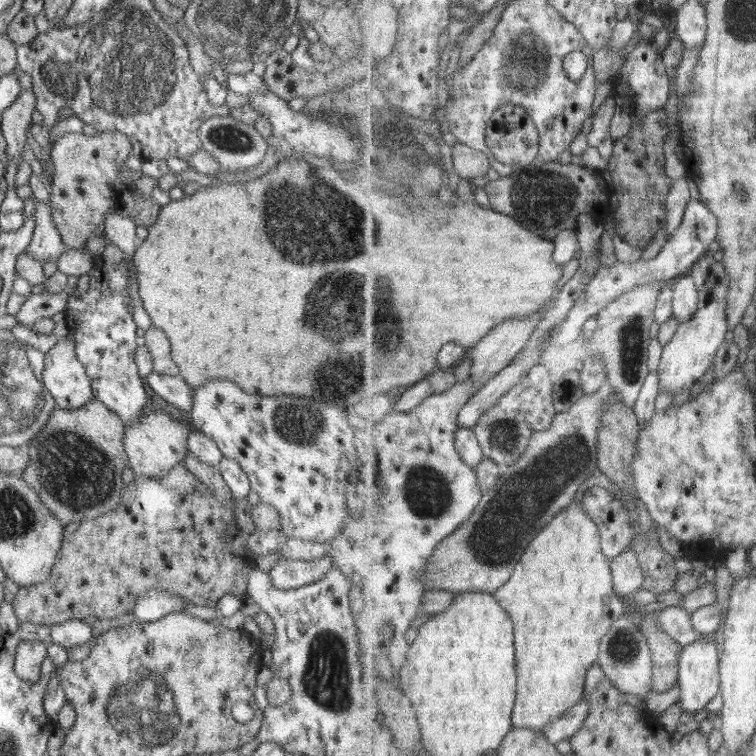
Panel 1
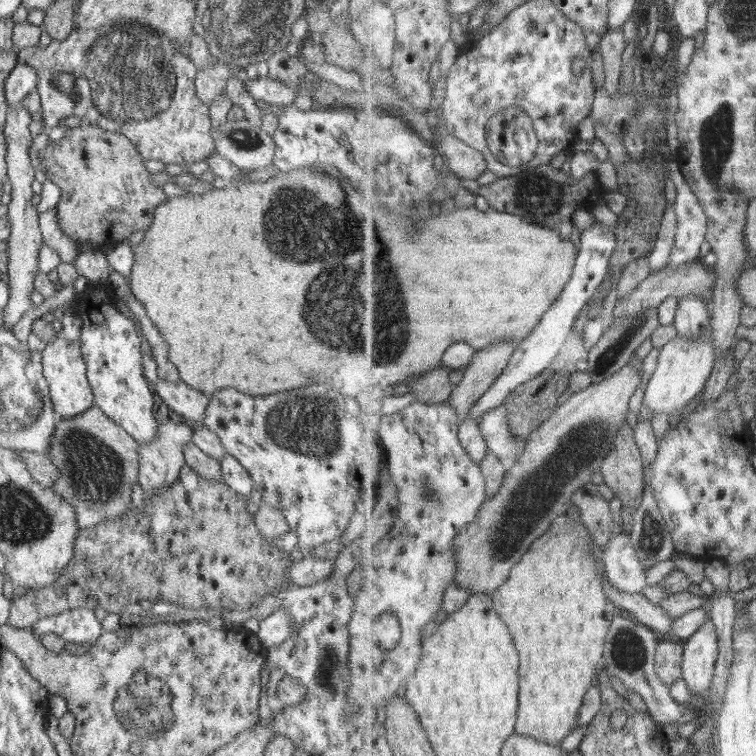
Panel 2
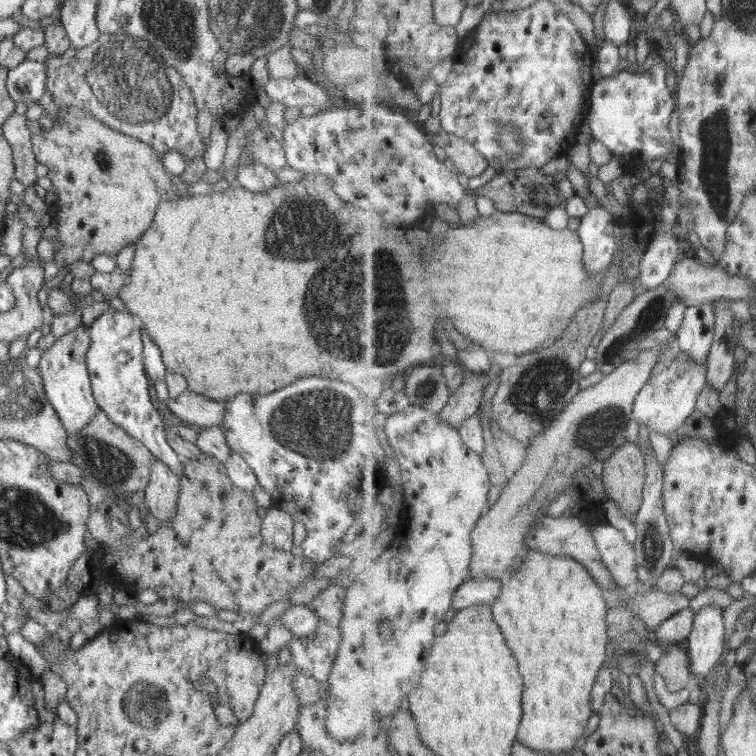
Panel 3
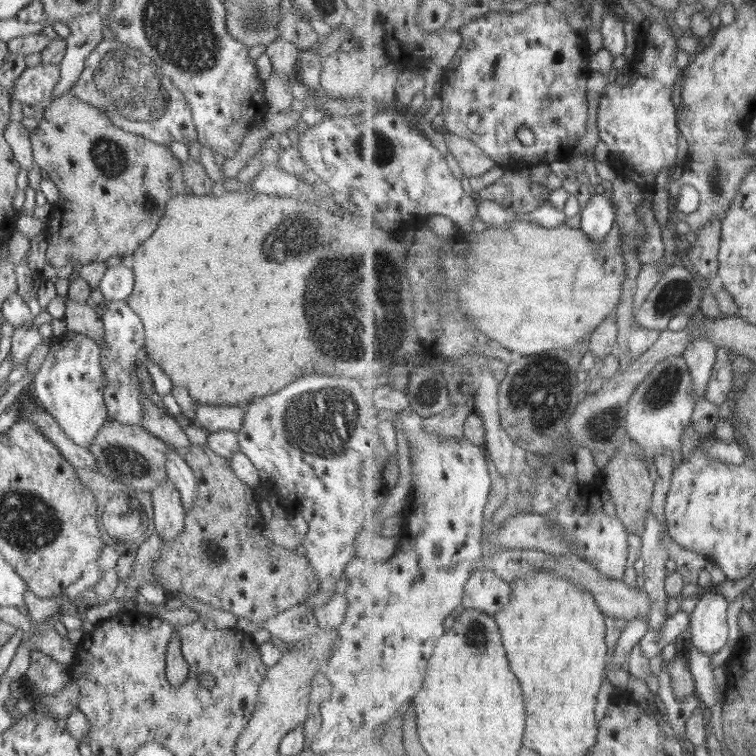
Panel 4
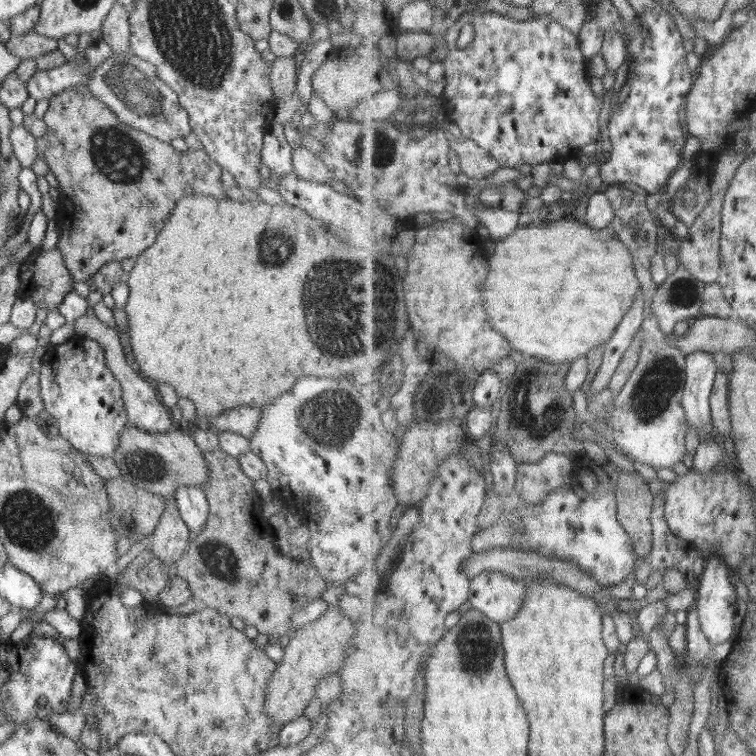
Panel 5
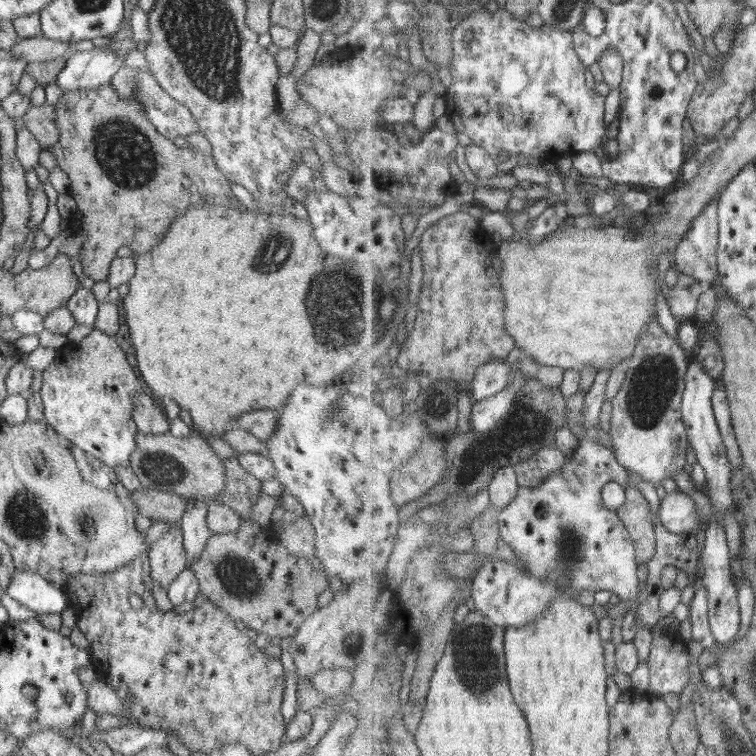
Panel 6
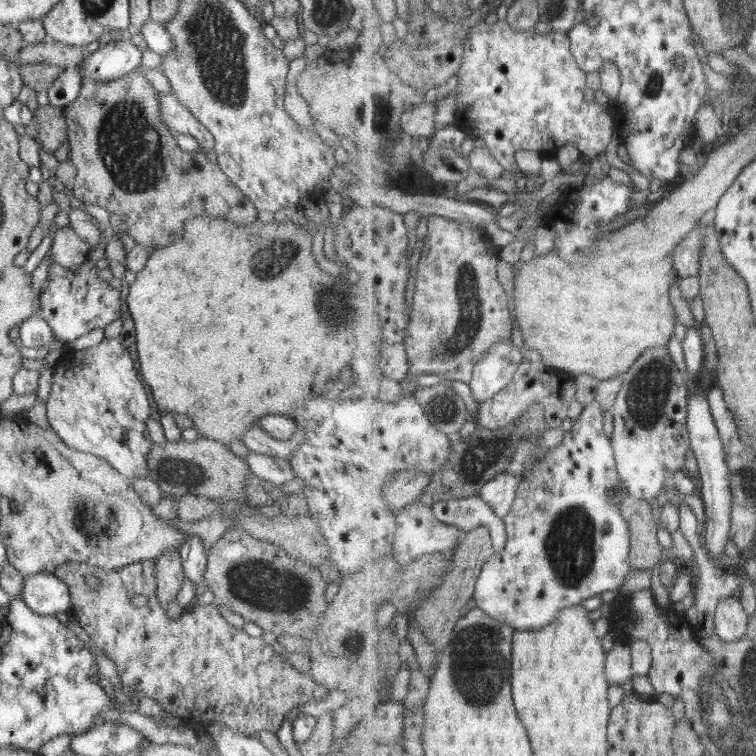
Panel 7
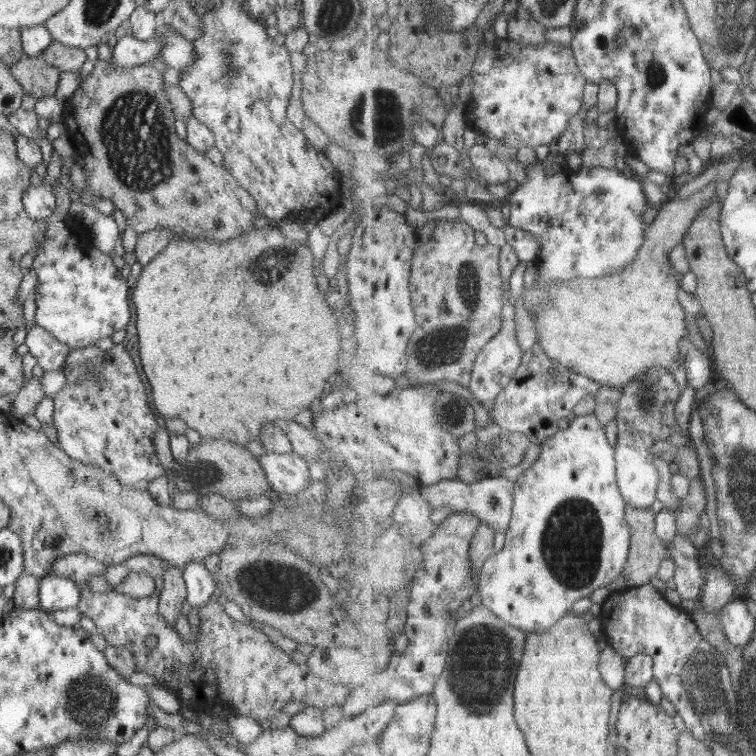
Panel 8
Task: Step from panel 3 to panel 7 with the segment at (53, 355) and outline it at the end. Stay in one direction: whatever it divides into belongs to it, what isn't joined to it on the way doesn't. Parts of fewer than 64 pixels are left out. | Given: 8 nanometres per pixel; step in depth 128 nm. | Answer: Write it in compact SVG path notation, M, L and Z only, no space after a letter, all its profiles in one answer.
M103 338L100 344L87 349L67 348L53 360L52 370L52 390L46 403L47 419L61 441L72 449L107 460L120 474L131 480L149 476L147 455L151 453L153 443L146 430L146 423L152 412L150 400L134 369L134 360L121 340Z

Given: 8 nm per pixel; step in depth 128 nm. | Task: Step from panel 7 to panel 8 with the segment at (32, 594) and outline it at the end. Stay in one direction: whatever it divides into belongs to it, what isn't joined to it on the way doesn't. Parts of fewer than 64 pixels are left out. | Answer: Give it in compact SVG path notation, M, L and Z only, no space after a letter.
M51 573L39 580L40 609L66 610L76 607L80 602L78 584L62 576L61 573Z

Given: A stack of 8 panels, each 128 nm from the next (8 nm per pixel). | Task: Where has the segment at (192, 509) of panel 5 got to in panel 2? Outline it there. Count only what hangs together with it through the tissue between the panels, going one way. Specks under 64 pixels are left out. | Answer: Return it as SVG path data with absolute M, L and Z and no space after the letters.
M108 295L101 299L100 308L80 315L82 334L80 344L86 375L93 392L94 404L102 409L114 422L122 427L139 445L154 441L158 433L158 422L152 411L152 392L144 381L141 354L141 339L138 327L114 308L116 298Z

